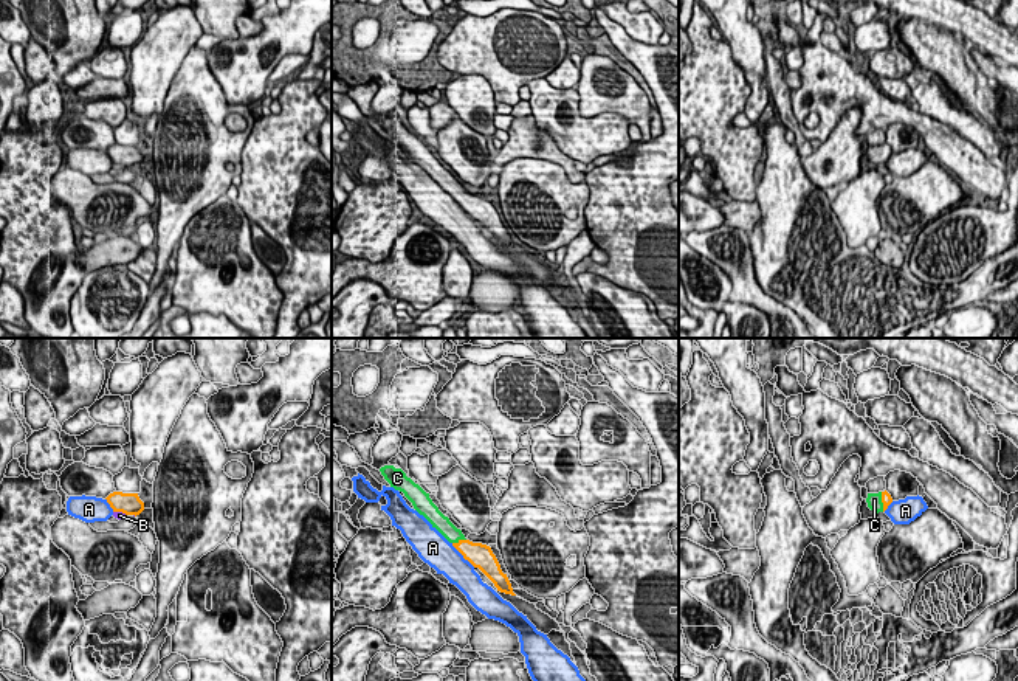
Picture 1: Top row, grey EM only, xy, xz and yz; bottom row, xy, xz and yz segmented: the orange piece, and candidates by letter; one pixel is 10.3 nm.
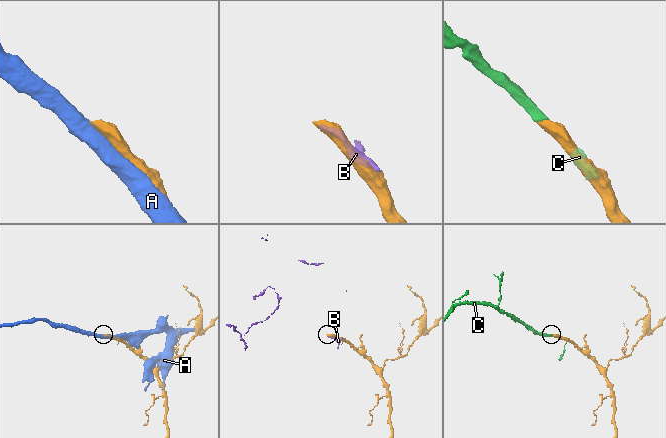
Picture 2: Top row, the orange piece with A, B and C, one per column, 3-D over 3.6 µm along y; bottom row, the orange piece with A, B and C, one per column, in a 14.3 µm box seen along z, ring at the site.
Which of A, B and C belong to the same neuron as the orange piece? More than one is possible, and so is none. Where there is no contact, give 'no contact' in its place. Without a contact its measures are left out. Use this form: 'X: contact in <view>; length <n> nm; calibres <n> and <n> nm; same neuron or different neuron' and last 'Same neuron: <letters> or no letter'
A: contact in xz; length 360 nm; calibres 260 and 320 nm; different neuron
B: contact in xy; length 150 nm; calibres 220 and 90 nm; different neuron
C: contact in yz; length 220 nm; calibres 120 and 160 nm; same neuron
Same neuron: C

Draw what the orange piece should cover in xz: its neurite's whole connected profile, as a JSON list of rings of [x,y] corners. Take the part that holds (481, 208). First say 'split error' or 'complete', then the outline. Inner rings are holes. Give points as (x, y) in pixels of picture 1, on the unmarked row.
split error; [[[384,118],[380,124],[390,140],[403,144],[412,155],[414,161],[423,168],[432,180],[435,180],[463,208],[465,213],[474,220],[479,220],[494,236],[497,244],[516,248],[490,199],[466,192],[462,183],[457,181],[432,155],[429,146],[408,130],[401,121]]]

